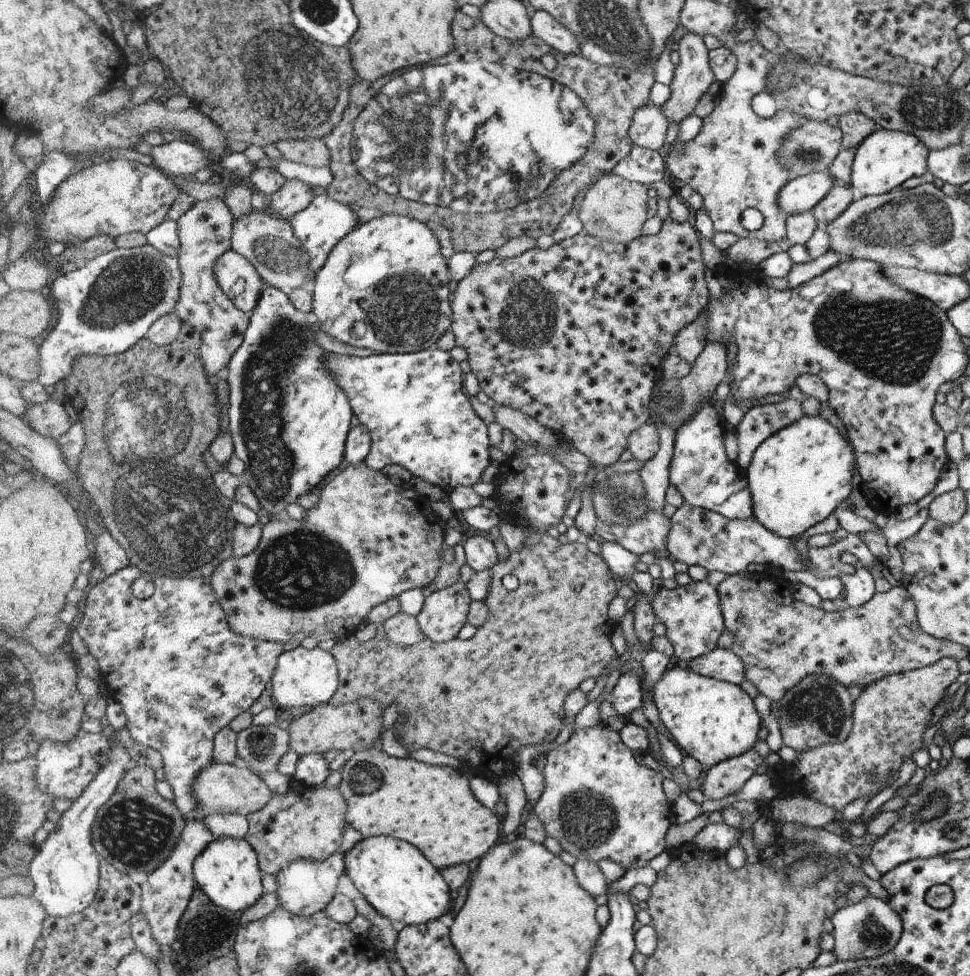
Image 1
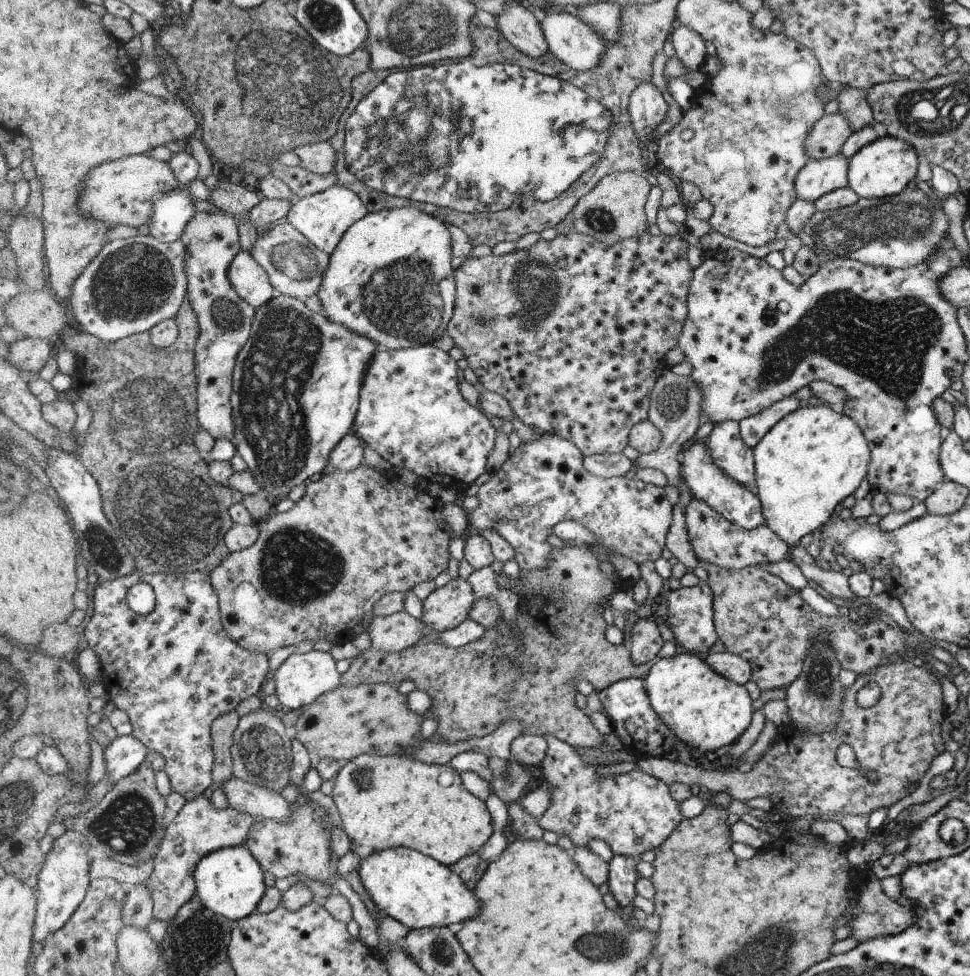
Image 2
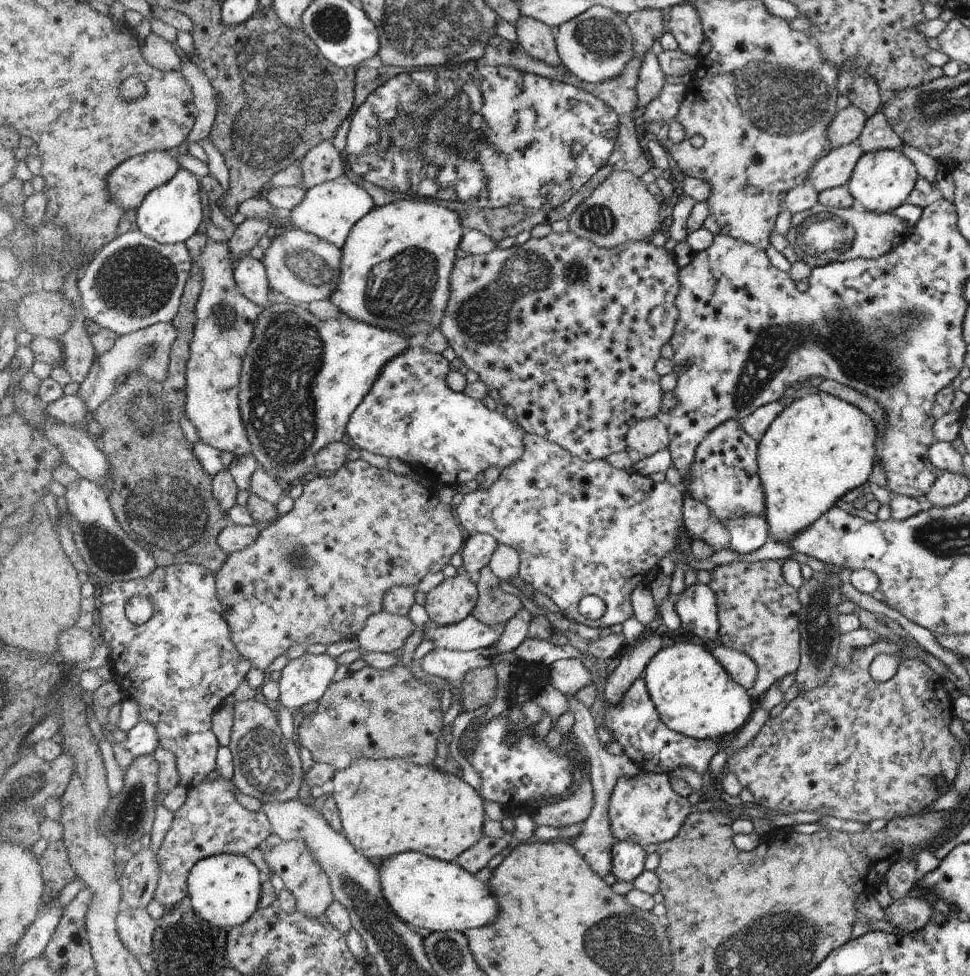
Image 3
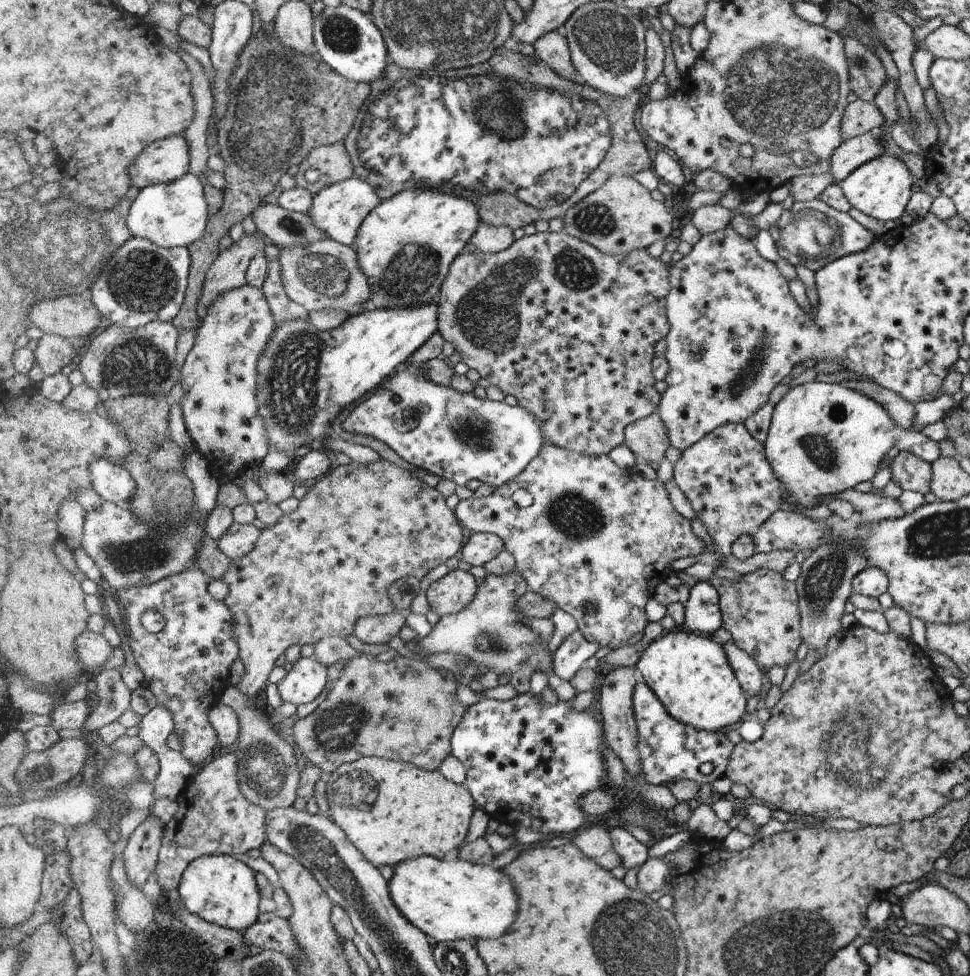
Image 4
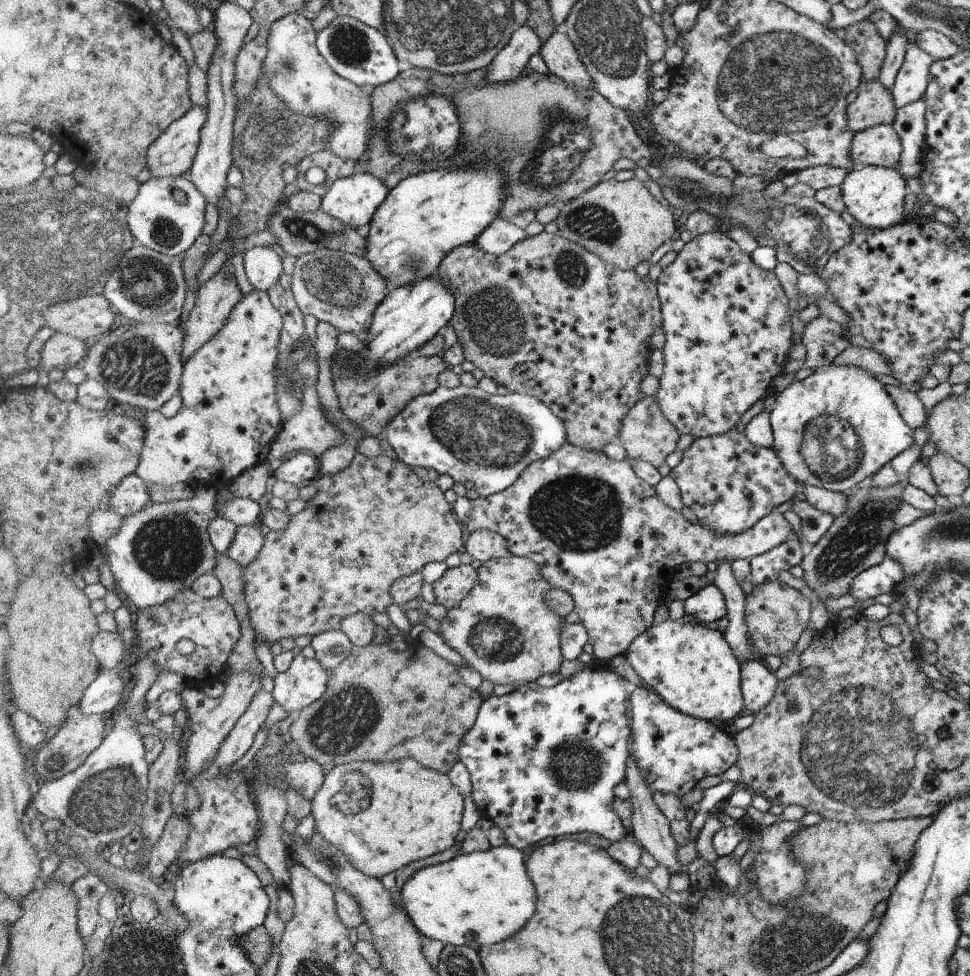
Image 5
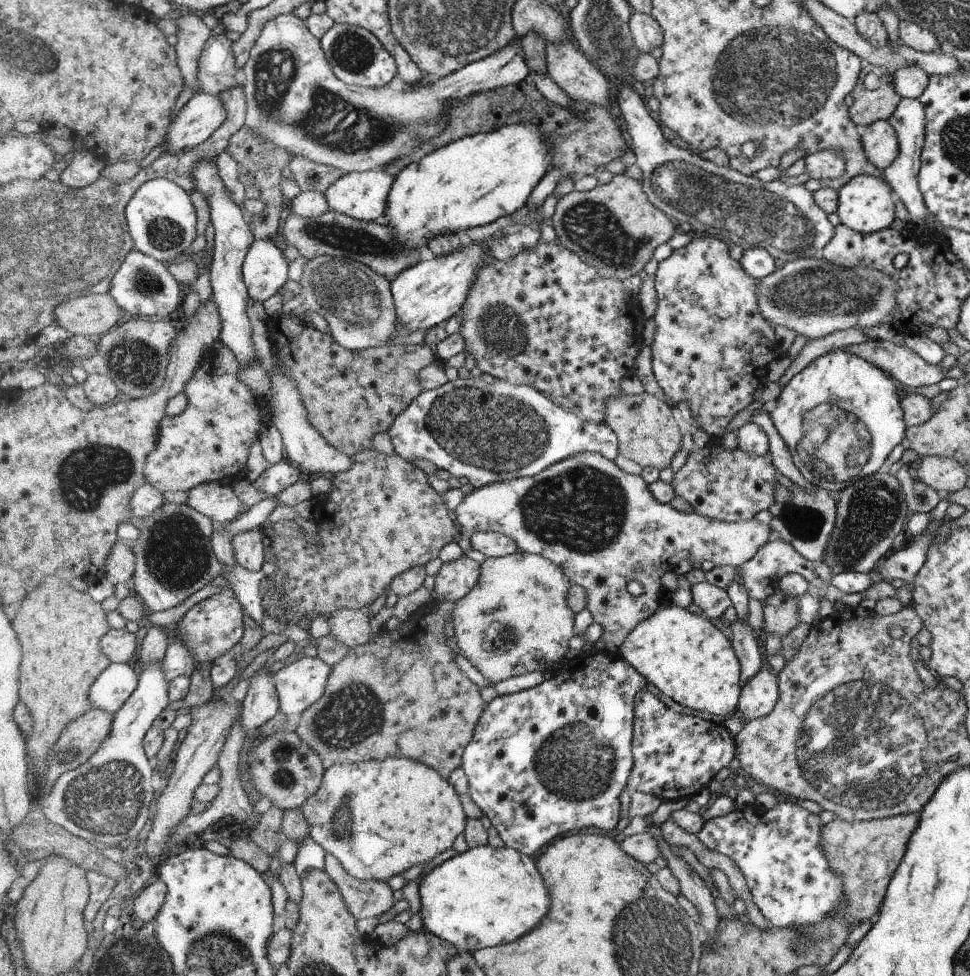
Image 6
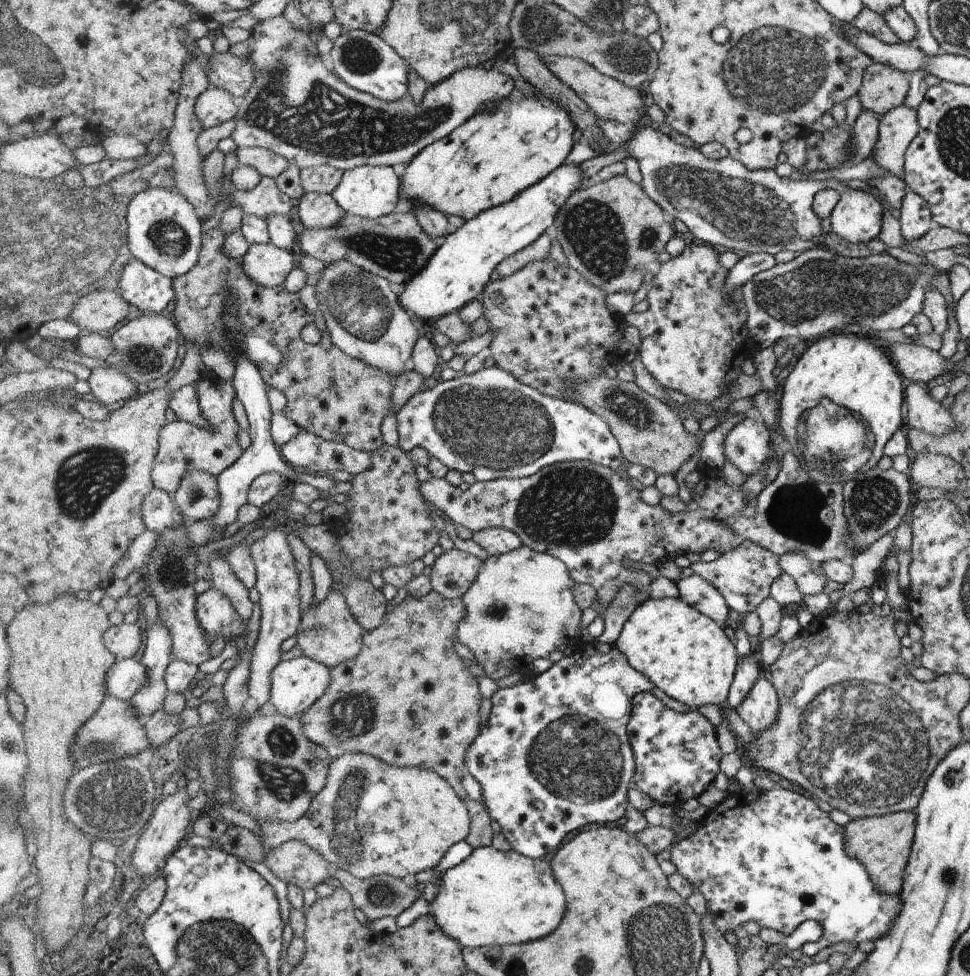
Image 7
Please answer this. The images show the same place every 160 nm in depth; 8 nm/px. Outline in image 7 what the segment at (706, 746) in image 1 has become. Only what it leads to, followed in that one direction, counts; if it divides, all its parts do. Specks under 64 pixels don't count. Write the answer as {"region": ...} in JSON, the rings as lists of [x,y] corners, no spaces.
{"region":[[[680,597],[652,599],[640,603],[627,618],[616,639],[615,645],[624,653],[625,658],[637,671],[649,679],[674,700],[685,704],[686,708],[700,708],[704,704],[722,704],[729,697],[738,668],[736,666],[736,649],[726,638],[724,630],[713,618],[696,610]]]}

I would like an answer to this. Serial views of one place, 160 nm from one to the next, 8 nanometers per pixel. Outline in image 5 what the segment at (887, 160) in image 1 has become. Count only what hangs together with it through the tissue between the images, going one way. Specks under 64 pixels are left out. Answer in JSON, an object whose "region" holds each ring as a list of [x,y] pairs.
{"region":[[[874,165],[857,167],[849,172],[840,188],[846,212],[866,228],[888,229],[902,223],[904,198],[910,192],[906,192],[906,182],[898,170]]]}

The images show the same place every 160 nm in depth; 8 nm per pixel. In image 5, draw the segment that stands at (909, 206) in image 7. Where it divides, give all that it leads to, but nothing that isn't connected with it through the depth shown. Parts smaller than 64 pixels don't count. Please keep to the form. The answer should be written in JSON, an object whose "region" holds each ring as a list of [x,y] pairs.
{"region":[[[920,98],[917,102],[902,106],[895,113],[892,126],[896,134],[898,134],[902,146],[902,153],[896,166],[900,166],[898,172],[902,172],[902,178],[919,178],[920,172],[925,166],[924,146],[926,146],[925,133],[927,128],[925,115],[926,102],[924,102],[923,98]]]}

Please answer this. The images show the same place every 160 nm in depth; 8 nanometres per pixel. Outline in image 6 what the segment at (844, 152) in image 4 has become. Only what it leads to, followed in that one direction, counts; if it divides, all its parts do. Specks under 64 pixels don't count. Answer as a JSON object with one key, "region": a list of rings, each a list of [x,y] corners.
{"region":[[[879,120],[864,127],[864,154],[882,172],[899,153],[899,140],[894,127],[887,120]]]}

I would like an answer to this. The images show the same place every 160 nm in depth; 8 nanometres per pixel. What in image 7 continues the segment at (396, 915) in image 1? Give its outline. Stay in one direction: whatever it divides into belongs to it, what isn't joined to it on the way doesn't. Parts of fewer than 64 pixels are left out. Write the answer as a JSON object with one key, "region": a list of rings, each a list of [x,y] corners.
{"region":[[[492,845],[476,847],[460,864],[441,874],[438,894],[429,904],[430,914],[439,927],[462,947],[519,945],[535,941],[554,932],[563,920],[566,898],[563,887],[554,877],[550,860],[533,859],[515,850],[499,851]]]}

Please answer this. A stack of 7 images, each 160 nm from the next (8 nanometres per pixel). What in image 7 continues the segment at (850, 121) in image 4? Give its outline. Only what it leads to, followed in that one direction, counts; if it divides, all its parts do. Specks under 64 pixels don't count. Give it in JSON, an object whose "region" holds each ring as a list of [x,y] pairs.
{"region":[[[873,62],[863,75],[863,86],[856,95],[864,111],[873,112],[880,118],[890,113],[891,109],[896,109],[904,104],[911,88],[909,74],[904,74],[902,71],[882,63]]]}

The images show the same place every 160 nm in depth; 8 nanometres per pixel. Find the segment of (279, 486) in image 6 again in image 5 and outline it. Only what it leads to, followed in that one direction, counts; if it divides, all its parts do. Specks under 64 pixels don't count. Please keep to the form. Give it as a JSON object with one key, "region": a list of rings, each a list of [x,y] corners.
{"region":[[[300,452],[290,460],[282,462],[272,478],[292,485],[302,486],[303,482],[319,477],[319,462],[311,453]]]}

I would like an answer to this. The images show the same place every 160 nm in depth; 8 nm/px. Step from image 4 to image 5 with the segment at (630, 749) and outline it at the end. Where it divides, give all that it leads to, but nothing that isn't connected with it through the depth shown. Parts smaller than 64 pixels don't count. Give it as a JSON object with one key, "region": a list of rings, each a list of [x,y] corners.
{"region":[[[630,757],[628,758],[627,778],[626,786],[630,791],[630,798],[628,800],[629,808],[631,812],[630,819],[632,821],[633,840],[639,843],[646,849],[650,855],[654,857],[654,860],[658,861],[658,864],[666,866],[670,874],[680,874],[686,870],[684,865],[677,860],[677,844],[672,836],[669,821],[664,817],[664,814],[658,809],[658,806],[653,802],[653,793],[648,790],[648,784],[636,764],[636,760]]]}

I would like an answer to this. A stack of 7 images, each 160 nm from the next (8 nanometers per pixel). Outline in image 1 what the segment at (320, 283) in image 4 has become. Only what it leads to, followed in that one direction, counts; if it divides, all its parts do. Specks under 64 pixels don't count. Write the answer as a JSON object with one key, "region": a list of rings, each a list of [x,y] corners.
{"region":[[[253,209],[235,218],[234,232],[231,234],[231,248],[242,256],[245,256],[258,271],[266,285],[284,290],[284,288],[310,288],[316,273],[312,273],[307,266],[308,255],[303,250],[302,244],[294,233],[294,228],[289,220],[282,218],[268,209]]]}

